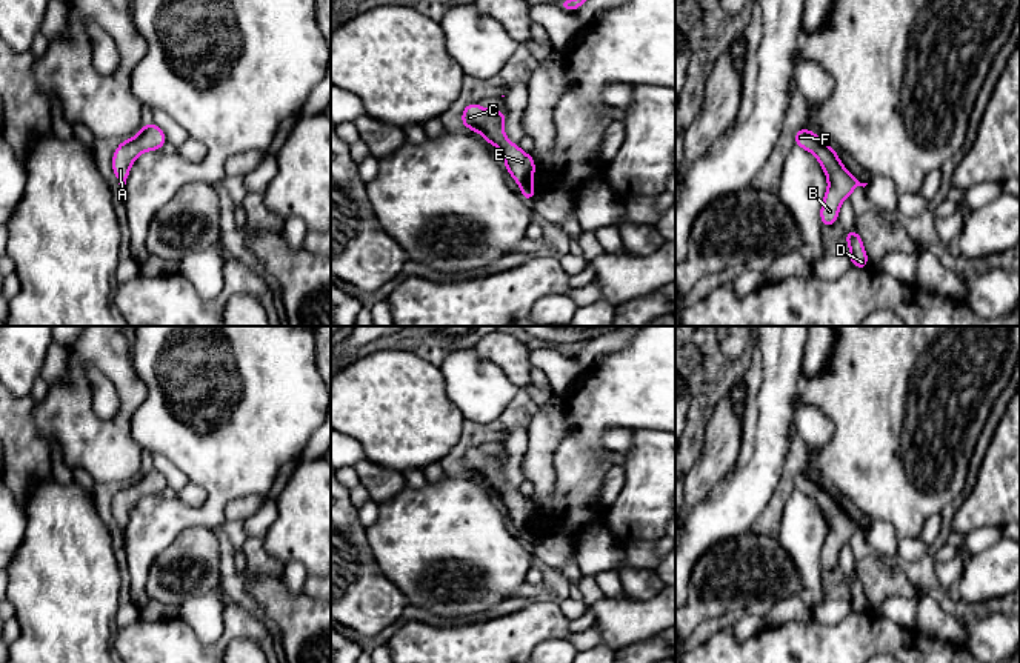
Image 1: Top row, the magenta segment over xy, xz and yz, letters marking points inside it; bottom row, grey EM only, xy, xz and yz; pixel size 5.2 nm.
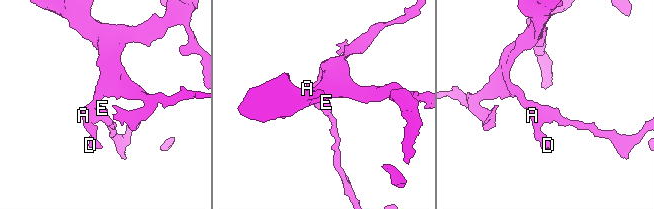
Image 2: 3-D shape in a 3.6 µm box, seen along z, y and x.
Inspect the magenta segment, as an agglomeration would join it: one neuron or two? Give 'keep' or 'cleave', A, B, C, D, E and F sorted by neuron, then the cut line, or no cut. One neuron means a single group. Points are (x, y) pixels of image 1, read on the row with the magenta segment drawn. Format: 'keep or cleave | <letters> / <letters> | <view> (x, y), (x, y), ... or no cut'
keep | A B C D E F | no cut

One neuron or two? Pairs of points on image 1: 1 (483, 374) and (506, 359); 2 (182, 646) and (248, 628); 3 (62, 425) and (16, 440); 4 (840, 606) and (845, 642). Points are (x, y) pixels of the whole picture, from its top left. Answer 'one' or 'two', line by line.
1: two
2: one
3: two
4: two

